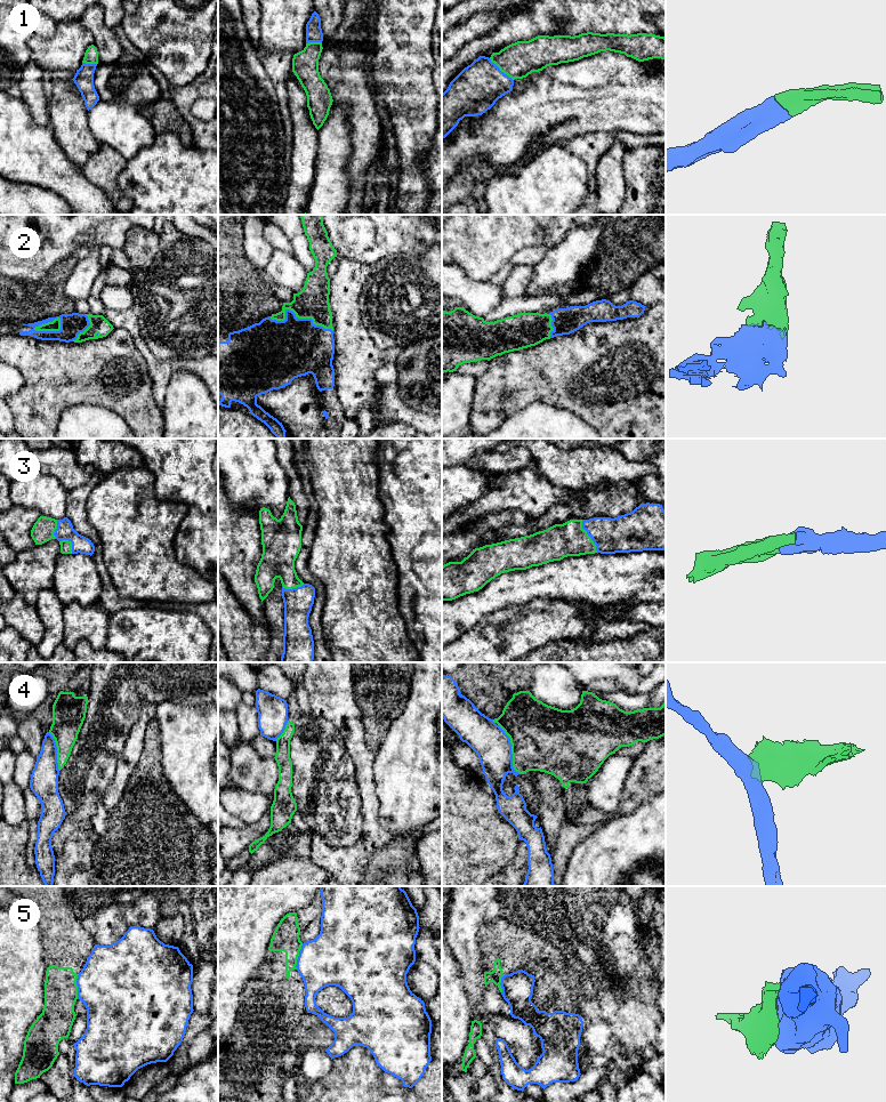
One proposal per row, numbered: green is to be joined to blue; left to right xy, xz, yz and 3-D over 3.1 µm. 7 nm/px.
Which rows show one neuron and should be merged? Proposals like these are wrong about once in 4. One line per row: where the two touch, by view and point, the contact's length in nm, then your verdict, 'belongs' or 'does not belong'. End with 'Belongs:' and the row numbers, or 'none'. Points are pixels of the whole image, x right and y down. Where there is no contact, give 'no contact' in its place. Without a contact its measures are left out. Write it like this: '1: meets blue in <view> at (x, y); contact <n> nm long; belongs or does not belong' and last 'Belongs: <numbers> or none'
1: meets blue in yz at (500, 71); contact 240 nm long; belongs
2: meets blue in xz at (297, 318); contact 460 nm long; belongs
3: meets blue in yz at (588, 535); contact 260 nm long; belongs
4: meets blue in yz at (510, 749); contact 380 nm long; does not belong
5: meets blue in xz at (298, 956); contact 190 nm long; does not belong
Belongs: 1, 2, 3

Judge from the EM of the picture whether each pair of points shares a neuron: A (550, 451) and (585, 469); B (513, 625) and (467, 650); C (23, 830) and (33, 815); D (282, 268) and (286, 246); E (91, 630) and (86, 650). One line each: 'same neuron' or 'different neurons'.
A: same neuron
B: same neuron
C: different neurons
D: different neurons
E: different neurons

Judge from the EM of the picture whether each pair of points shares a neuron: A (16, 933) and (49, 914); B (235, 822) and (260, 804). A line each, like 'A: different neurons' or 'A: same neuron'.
A: different neurons
B: different neurons

